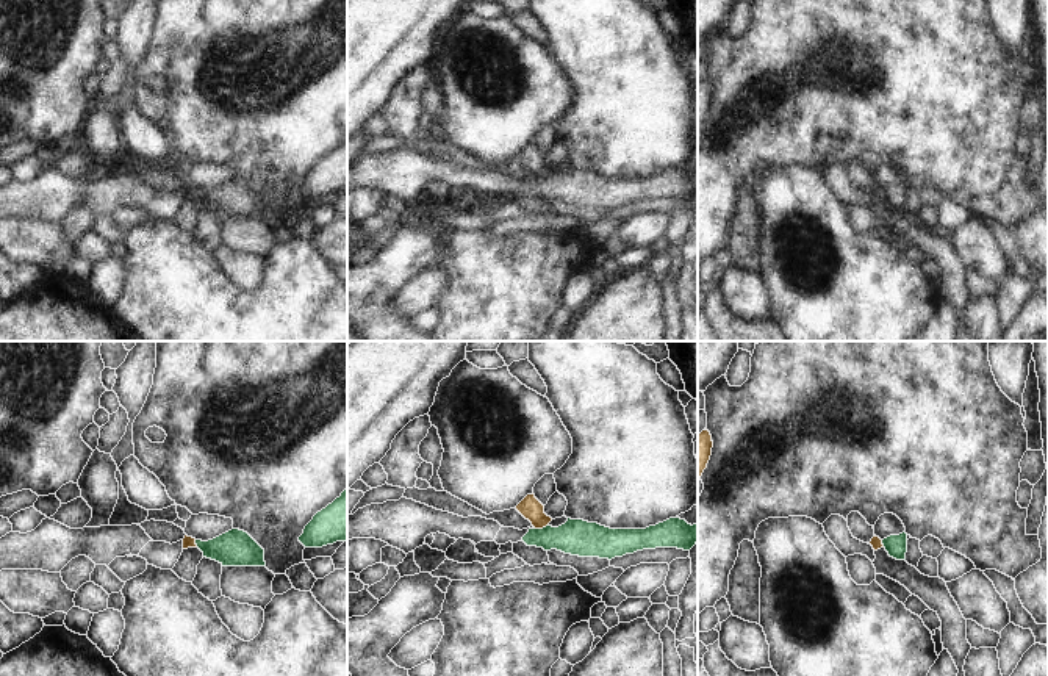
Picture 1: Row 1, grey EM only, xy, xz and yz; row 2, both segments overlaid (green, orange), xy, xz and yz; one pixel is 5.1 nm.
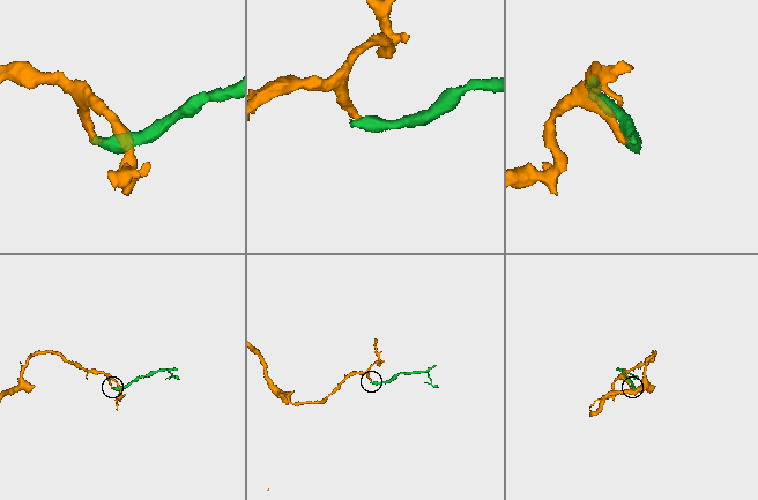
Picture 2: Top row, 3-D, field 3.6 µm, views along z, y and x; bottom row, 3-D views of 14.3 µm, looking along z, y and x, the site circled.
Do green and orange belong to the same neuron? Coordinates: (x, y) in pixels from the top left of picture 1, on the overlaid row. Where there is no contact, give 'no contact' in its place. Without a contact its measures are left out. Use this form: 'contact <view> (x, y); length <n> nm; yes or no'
contact xz (540, 529); length 80 nm; no

